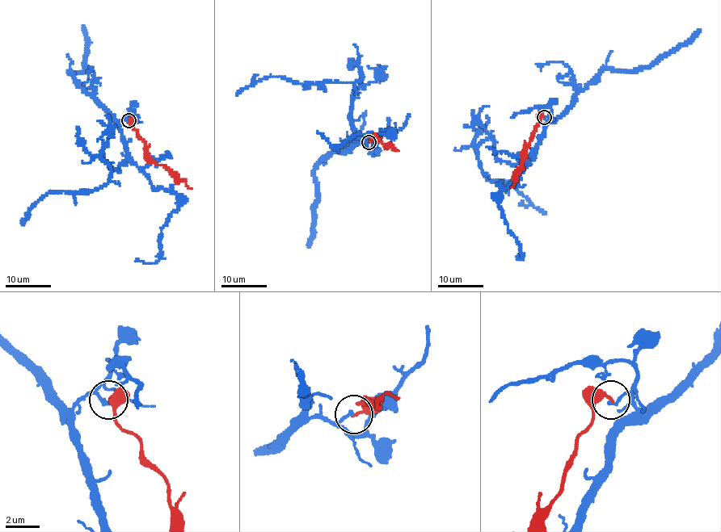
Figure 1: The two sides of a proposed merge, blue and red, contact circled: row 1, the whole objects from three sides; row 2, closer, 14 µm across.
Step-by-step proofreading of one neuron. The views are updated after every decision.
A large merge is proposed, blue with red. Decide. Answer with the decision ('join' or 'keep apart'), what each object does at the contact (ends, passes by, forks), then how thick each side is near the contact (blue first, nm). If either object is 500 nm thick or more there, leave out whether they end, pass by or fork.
keep apart; blue ends there; red ends there; 180 nm thick on the blue side, 260 nm on the other

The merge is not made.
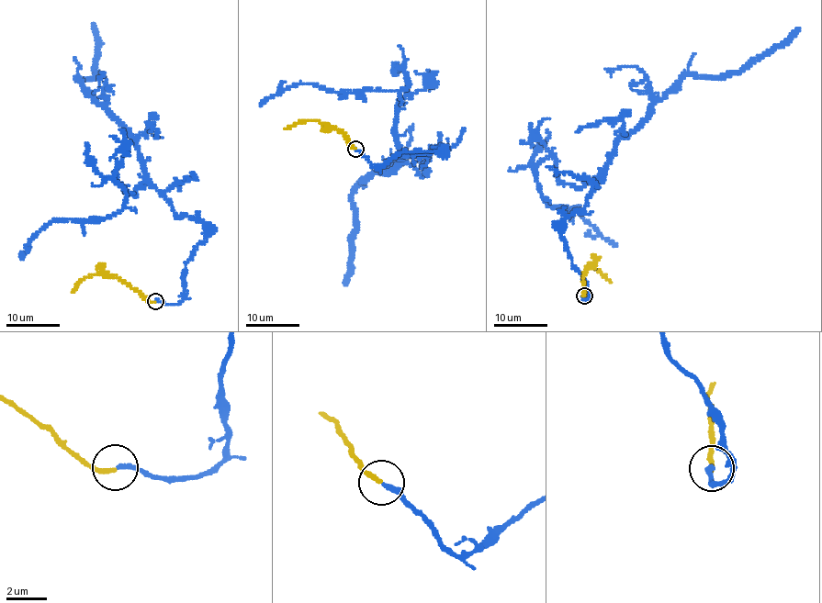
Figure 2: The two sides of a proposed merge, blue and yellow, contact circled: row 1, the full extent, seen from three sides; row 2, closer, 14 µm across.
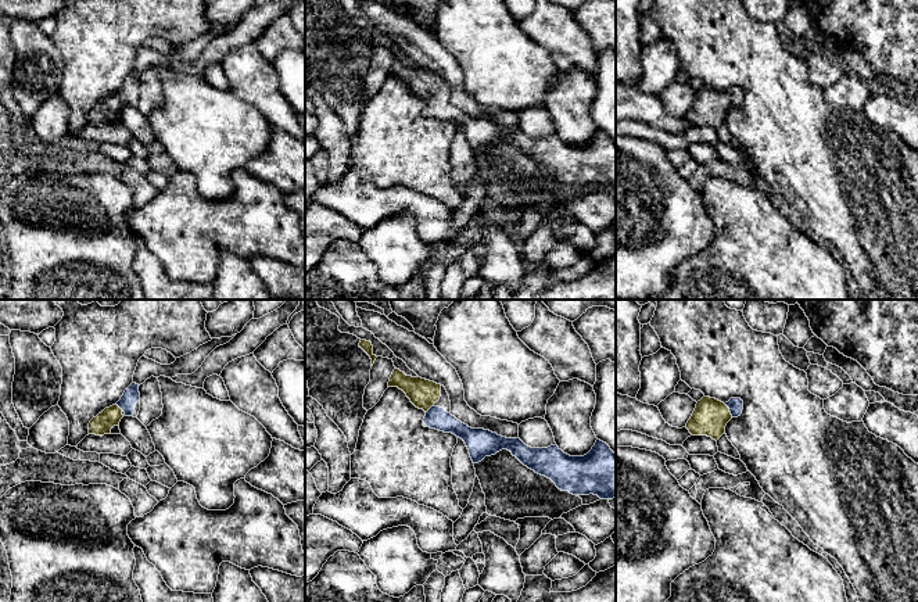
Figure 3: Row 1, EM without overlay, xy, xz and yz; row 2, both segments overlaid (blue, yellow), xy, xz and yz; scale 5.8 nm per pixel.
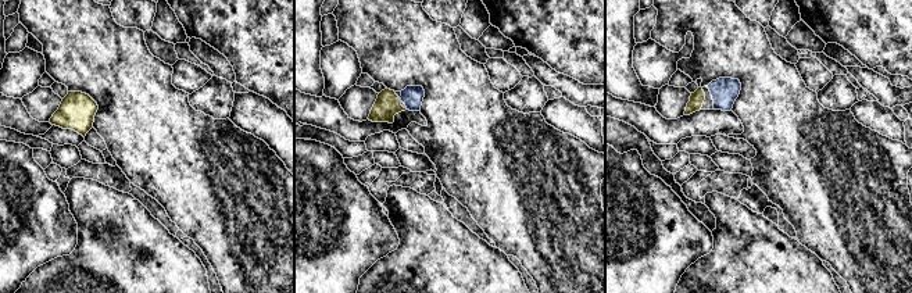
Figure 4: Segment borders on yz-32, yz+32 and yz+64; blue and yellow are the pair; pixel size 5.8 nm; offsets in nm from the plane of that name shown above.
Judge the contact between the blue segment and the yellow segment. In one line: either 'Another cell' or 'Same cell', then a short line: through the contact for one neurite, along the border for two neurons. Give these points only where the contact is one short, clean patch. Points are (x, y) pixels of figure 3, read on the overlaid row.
Same cell. Line: yz (735, 405), (730, 411), (710, 416)

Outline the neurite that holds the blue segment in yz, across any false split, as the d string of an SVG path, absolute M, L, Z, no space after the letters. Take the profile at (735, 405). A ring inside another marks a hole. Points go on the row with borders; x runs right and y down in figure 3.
M703 397L698 401L685 427L692 436L707 436L717 441L725 433L727 423L741 416L742 409L741 398L731 398L724 404L716 398Z

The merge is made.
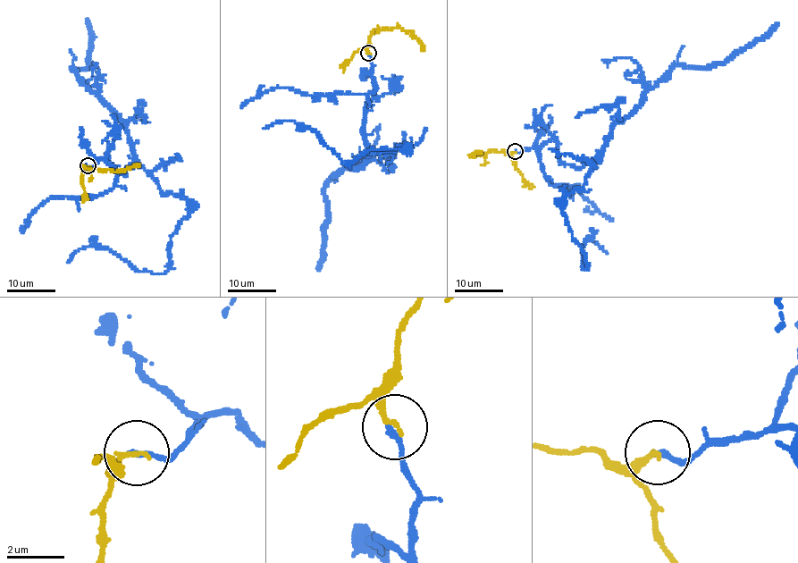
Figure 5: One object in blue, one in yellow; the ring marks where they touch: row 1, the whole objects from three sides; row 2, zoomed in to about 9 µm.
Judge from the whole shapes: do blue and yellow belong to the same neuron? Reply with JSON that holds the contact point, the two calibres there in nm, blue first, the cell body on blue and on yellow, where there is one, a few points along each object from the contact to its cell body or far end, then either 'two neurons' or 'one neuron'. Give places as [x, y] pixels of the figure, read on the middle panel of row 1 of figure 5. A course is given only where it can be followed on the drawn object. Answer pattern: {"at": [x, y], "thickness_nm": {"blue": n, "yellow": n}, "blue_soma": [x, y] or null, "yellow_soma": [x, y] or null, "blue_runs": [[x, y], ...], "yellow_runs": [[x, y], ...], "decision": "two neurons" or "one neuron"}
{"at": [368, 53], "thickness_nm": {"blue": 200, "yellow": 180}, "blue_soma": null, "yellow_soma": null, "blue_runs": [[368, 53], [374, 96], [364, 139], [373, 152], [405, 150], [368, 149], [348, 164], [300, 124], [262, 129]], "yellow_runs": [[368, 53], [367, 44], [373, 29], [395, 27], [409, 31], [424, 51]], "decision": "one neuron"}

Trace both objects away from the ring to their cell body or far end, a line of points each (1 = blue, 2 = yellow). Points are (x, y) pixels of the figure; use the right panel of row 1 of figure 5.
1: (514, 152), (552, 139), (565, 164), (597, 159), (562, 211), (583, 269), (588, 236), (608, 254)
2: (514, 152), (507, 154), (491, 151), (470, 156), (481, 152)

